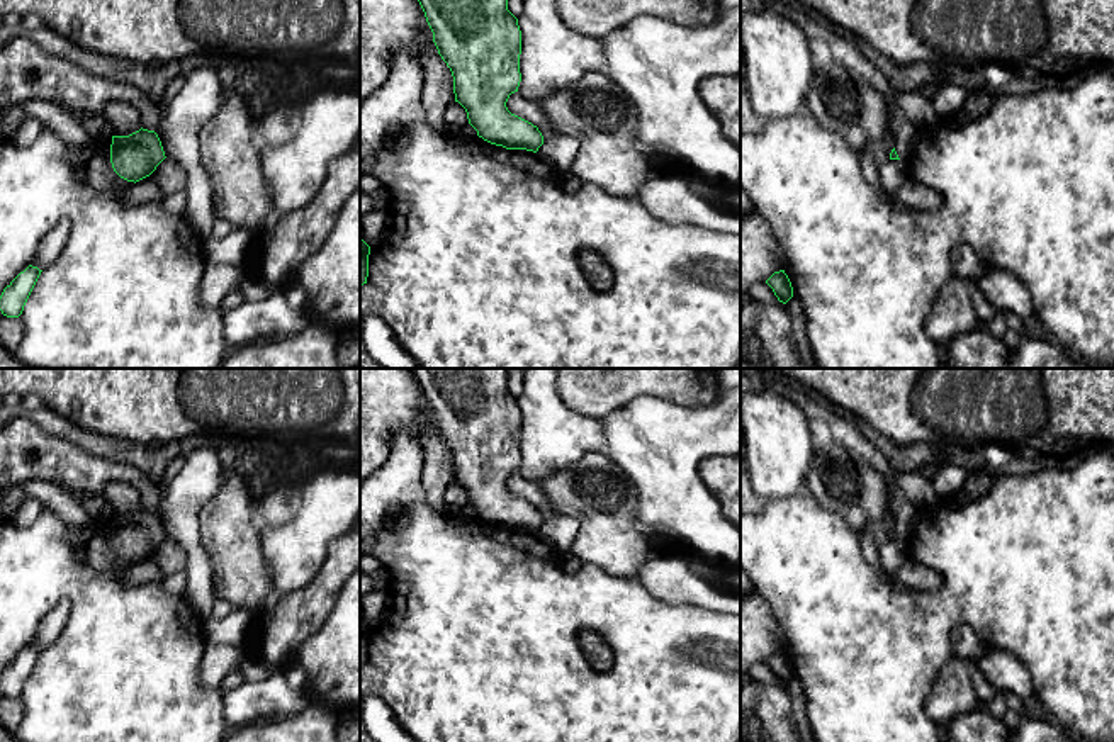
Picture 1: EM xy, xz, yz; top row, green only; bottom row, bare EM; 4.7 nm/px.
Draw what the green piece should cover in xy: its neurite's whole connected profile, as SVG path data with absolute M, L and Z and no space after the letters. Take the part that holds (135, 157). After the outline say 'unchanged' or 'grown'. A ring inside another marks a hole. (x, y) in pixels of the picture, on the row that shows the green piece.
M141 127L129 136L112 136L112 168L127 182L136 183L149 177L165 158L161 141L155 131Z; unchanged

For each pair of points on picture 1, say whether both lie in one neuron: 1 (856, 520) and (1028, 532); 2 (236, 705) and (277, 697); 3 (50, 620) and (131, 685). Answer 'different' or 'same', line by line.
1: different
2: same
3: different

